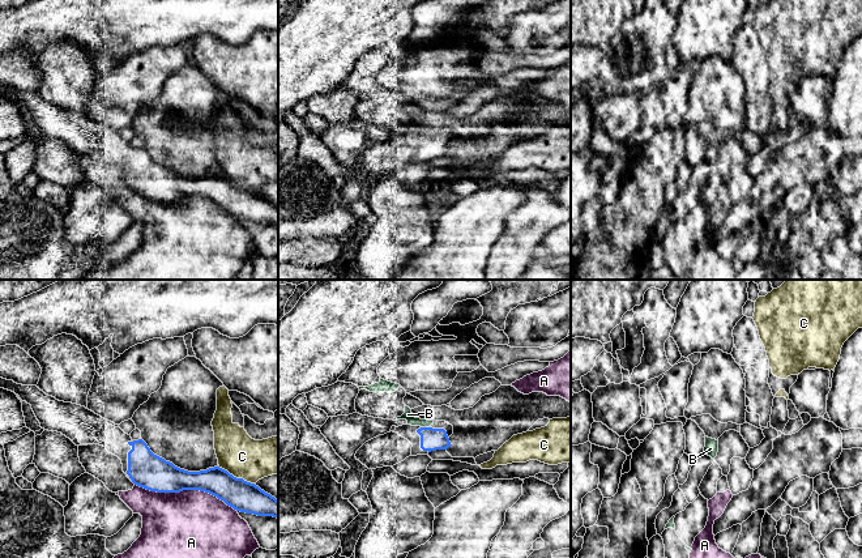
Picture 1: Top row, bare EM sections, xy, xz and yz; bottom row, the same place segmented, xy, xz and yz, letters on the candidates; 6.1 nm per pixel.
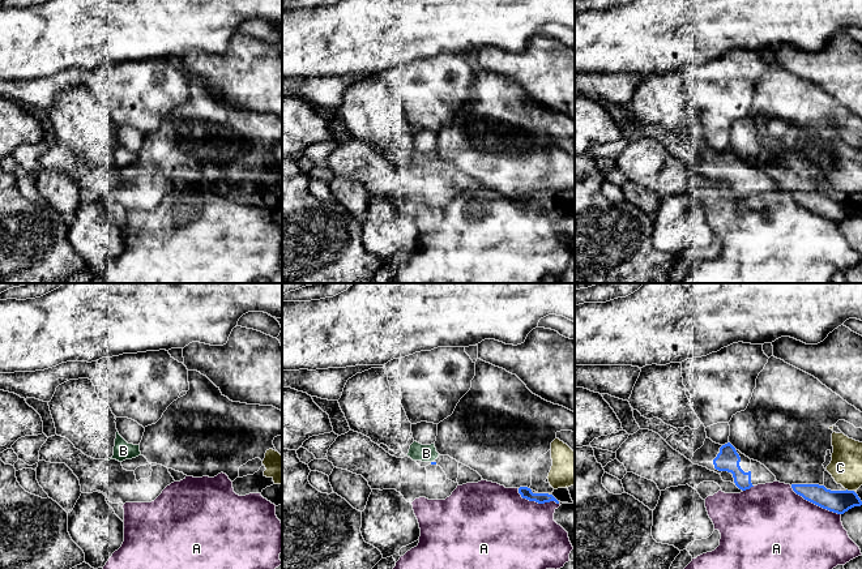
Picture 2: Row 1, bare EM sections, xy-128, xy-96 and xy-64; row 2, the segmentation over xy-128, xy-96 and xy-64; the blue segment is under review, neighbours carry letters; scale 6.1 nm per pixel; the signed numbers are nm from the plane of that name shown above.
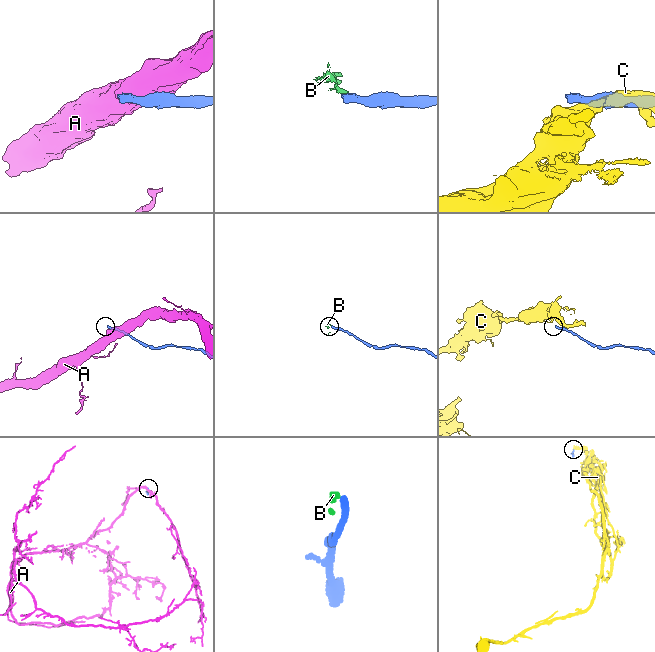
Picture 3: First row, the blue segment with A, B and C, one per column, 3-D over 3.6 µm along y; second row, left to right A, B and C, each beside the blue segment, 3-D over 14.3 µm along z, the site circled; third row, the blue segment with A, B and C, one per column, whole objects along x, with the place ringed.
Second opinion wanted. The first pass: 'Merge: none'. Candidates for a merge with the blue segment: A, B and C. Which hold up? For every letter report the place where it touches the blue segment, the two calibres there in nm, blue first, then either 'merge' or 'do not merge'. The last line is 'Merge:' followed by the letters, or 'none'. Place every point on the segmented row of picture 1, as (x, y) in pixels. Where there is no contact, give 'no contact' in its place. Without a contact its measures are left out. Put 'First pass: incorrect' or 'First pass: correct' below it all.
A: meets blue in xy at (186, 489); 220 nm thick on the blue side, 420 nm on the other; do not merge
B: meets blue in xz at (425, 427); 140 nm thick on the blue side, 60 nm on the other; do not merge
C: meets blue in xy at (235, 477); 190 nm thick on the blue side, 260 nm on the other; do not merge
Merge: none
First pass: correct

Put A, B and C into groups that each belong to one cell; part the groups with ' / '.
A / B / C

